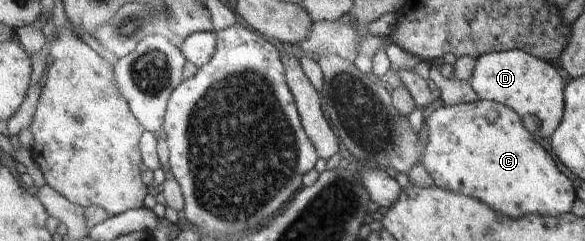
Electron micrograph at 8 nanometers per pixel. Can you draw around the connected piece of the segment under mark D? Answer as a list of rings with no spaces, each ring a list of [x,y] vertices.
[[[510,49],[480,54],[467,82],[480,100],[502,104],[519,116],[535,117],[541,139],[550,139],[550,134],[562,121],[564,85],[560,75],[554,66],[524,51]]]

